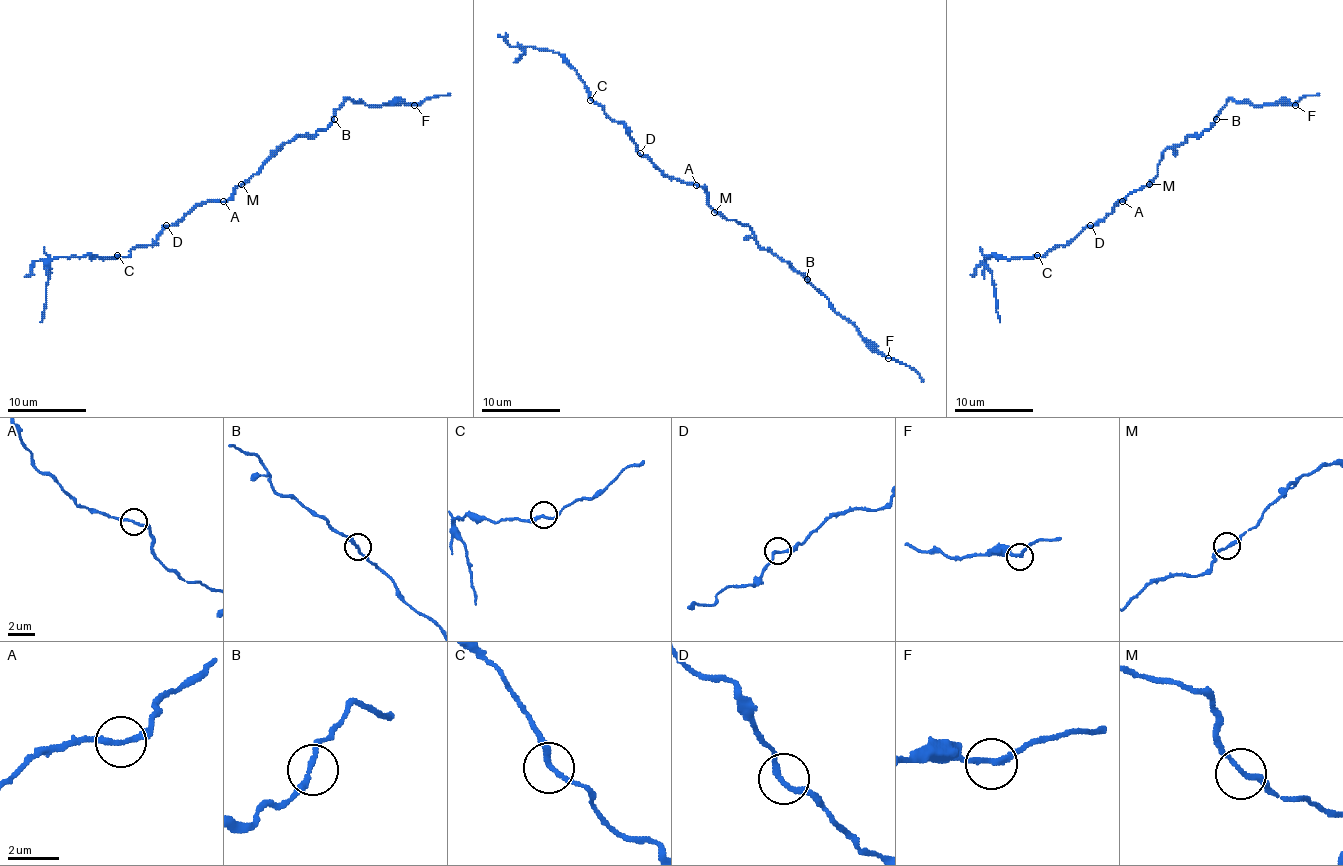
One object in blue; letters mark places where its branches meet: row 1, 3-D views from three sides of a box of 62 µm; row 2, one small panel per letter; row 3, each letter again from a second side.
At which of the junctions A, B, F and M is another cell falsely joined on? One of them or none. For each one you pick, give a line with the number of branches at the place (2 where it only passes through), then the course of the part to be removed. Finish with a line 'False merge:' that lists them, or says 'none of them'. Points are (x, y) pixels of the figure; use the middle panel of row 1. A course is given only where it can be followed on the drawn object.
A: branches 2; course (697, 184), (665, 176), (638, 151), (624, 125), (590, 98), (577, 72), (559, 54), (527, 46), (513, 62)
False merge: A

